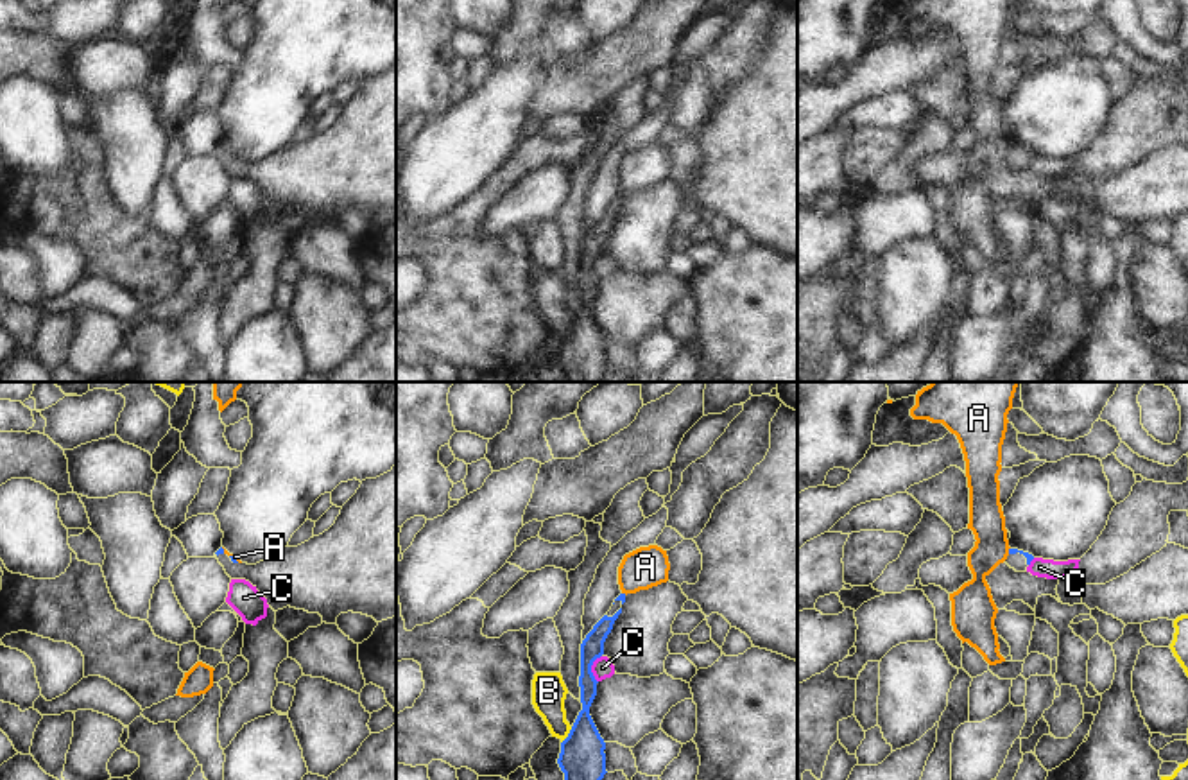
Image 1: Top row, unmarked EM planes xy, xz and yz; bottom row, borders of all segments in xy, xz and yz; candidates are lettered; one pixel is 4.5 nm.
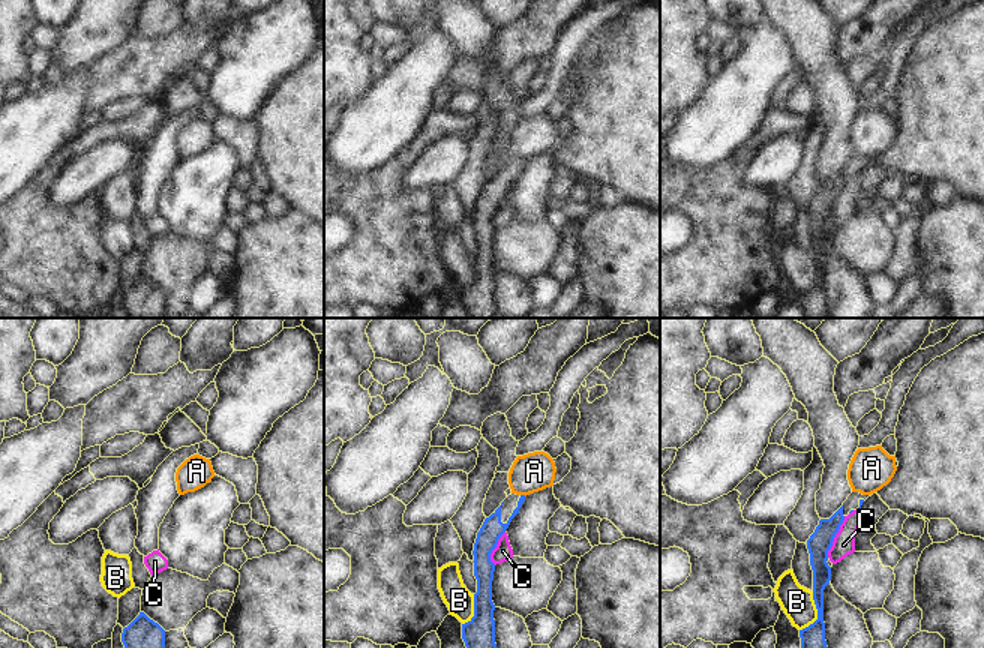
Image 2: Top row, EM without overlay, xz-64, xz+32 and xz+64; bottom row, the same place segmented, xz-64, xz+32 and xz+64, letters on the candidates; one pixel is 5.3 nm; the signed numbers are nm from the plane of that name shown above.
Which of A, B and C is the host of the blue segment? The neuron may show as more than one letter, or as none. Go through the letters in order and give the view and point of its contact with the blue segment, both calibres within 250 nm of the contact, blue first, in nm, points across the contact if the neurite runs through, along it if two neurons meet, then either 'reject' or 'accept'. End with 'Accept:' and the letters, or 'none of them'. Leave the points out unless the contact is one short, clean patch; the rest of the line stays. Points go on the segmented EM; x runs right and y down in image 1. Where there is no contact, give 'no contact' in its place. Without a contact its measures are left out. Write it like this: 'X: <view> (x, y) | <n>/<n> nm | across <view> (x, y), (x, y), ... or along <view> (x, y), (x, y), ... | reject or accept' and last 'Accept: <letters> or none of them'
A: xy (235, 558) | 20/20 nm | along xy (230, 554), (239, 562) | reject
B: xz (568, 736) | 200/160 nm | along xz (572, 727), (561, 743) | reject
C: xz (590, 669) | 110/100 nm | along xz (601, 655), (592, 666), (592, 675), (597, 682) | reject
Accept: none of them

